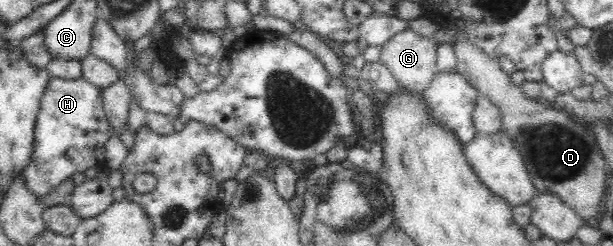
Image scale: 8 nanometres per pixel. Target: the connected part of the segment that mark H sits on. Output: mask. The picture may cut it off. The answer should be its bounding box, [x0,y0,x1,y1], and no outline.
[23,77,114,198]

